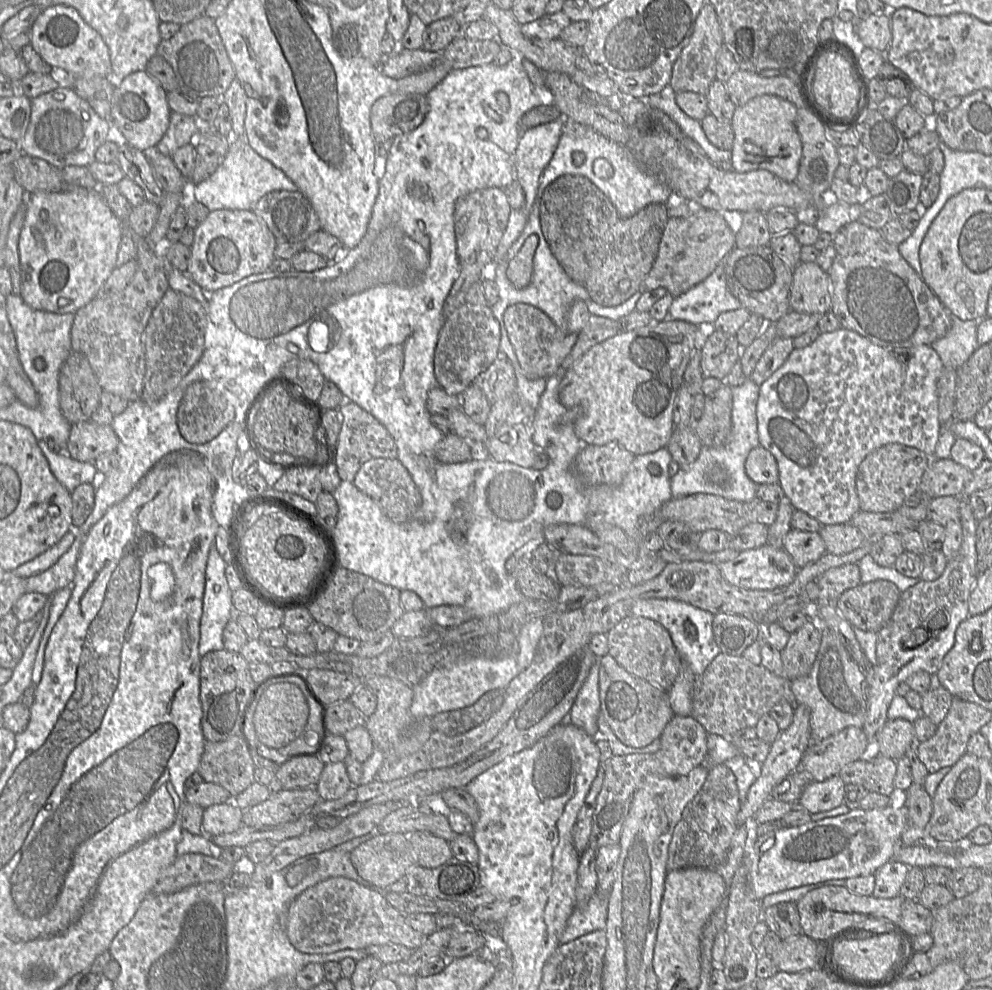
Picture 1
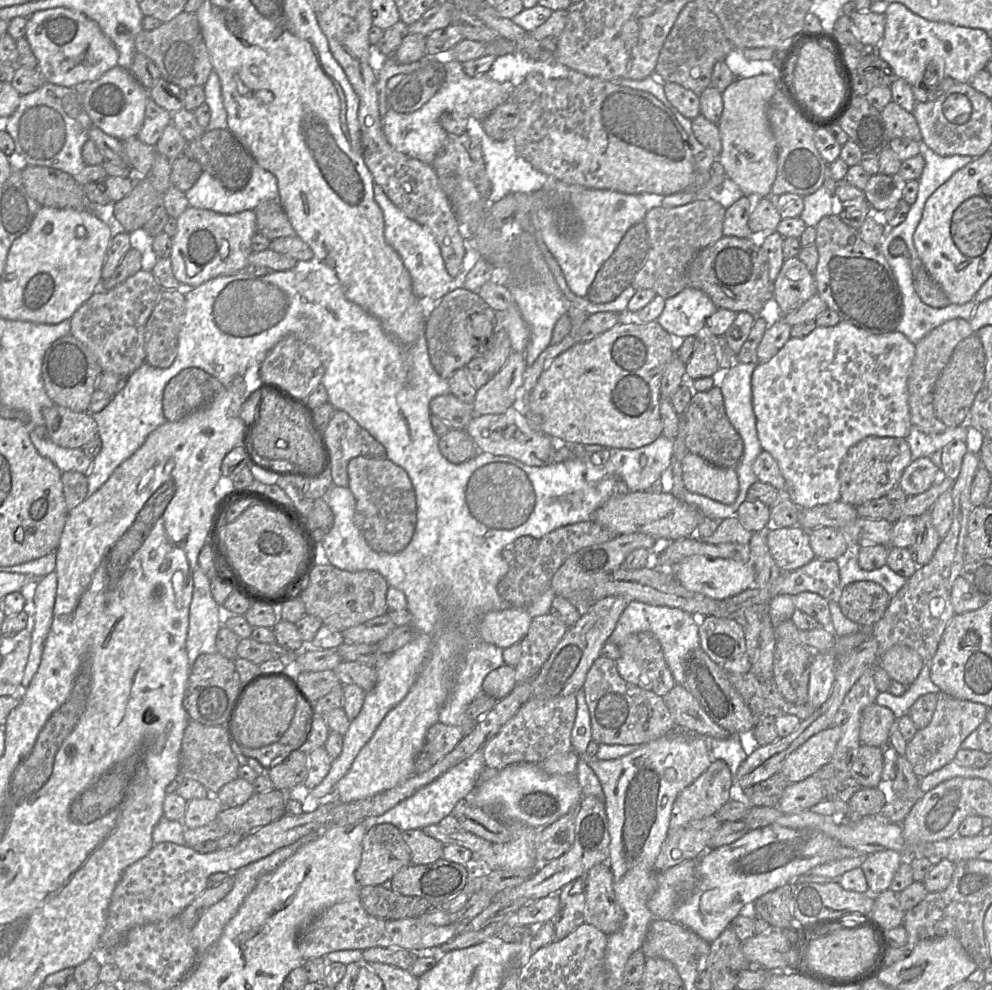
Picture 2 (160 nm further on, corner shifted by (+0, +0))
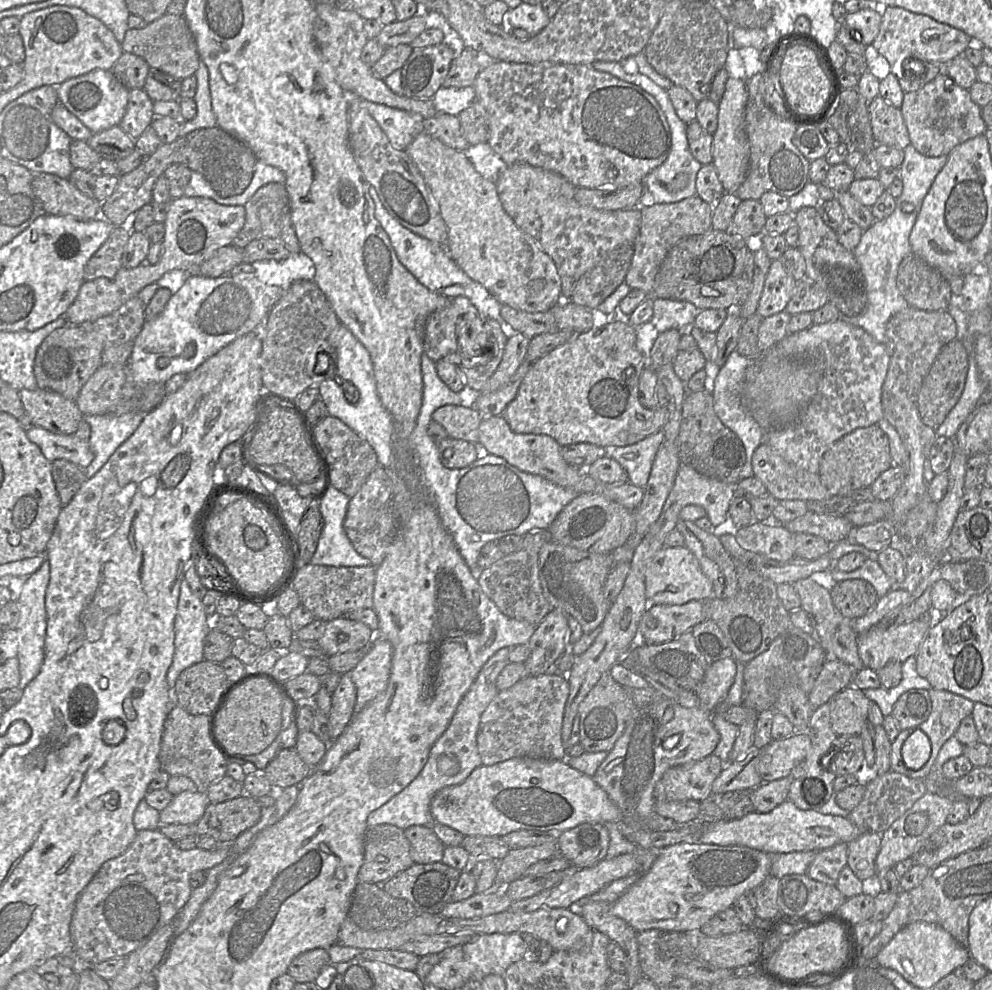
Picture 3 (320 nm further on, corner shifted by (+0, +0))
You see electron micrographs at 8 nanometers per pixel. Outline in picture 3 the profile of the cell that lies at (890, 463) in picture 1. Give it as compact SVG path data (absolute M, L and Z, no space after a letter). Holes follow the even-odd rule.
M875 424L858 428L835 442L822 456L818 475L832 495L849 495L857 489L870 488L891 466L888 436Z

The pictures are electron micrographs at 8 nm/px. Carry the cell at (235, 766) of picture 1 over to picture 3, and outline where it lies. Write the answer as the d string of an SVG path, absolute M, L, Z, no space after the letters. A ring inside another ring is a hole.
M179 705L168 713L162 733L159 762L162 771L191 779L198 792L206 793L210 785L227 775L228 758L212 744L208 736L209 715L192 715Z

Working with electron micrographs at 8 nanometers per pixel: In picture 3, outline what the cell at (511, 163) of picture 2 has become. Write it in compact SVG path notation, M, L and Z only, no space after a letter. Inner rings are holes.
M488 143L470 145L463 153L476 172L492 182L495 182L499 174L509 166Z

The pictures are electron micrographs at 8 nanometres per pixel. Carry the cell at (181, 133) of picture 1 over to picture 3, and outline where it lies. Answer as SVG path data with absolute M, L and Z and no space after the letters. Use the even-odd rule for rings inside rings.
M130 89L126 113L119 126L134 141L152 124L155 114L153 101L144 89Z

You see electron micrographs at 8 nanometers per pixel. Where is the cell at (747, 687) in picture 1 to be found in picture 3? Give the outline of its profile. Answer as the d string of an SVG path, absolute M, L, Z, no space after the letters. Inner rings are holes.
M827 658L808 695L811 706L817 709L843 689L852 686L855 673L856 670L847 663Z

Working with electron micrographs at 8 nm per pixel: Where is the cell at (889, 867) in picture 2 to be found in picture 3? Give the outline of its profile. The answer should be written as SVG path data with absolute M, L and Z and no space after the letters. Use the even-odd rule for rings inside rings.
M866 831L847 844L847 866L860 880L873 878L873 891L880 893L875 860L880 851L881 834Z

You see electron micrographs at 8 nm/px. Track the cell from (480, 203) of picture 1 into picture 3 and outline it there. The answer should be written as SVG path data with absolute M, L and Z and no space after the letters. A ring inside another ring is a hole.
M438 113L433 117L423 119L422 125L427 134L453 149L463 152L470 146L463 136L457 116Z

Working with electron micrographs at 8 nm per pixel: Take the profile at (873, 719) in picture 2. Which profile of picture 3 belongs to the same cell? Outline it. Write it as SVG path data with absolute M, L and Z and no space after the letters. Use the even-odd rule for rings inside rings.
M849 686L829 702L831 727L837 736L858 736L868 721L870 699L864 692Z

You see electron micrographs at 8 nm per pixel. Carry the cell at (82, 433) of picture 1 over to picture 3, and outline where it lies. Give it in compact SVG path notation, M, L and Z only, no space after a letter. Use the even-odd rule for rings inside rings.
M37 388L19 391L21 400L36 426L63 435L74 435L84 414L76 401L54 391Z

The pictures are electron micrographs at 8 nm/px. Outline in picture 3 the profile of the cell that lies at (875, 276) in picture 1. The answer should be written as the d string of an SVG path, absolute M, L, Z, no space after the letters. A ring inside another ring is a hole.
M803 207L793 214L794 224L799 231L798 249L806 263L806 278L827 292L829 302L841 312L842 318L859 315L867 308L865 278L852 251L842 246L834 229L822 220L818 211Z

